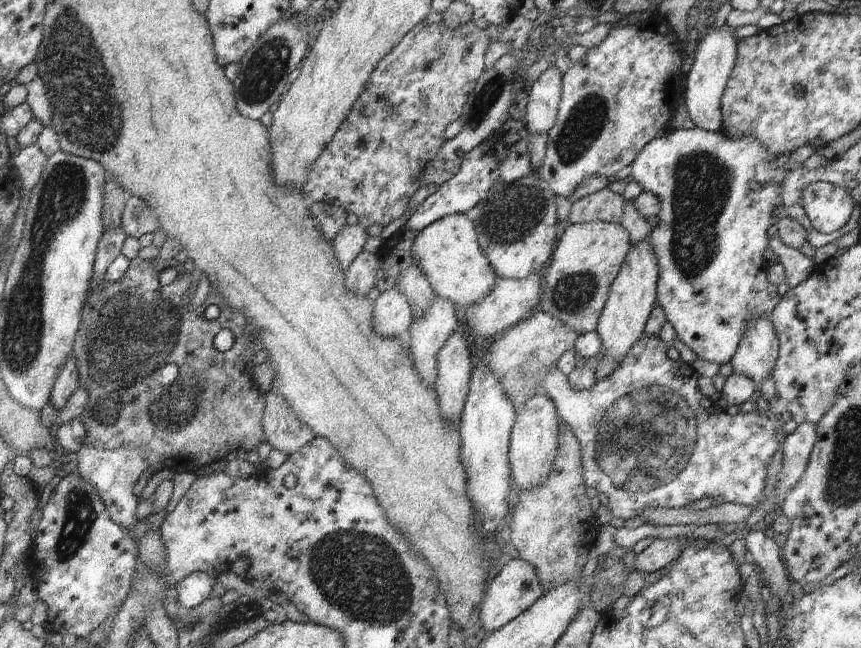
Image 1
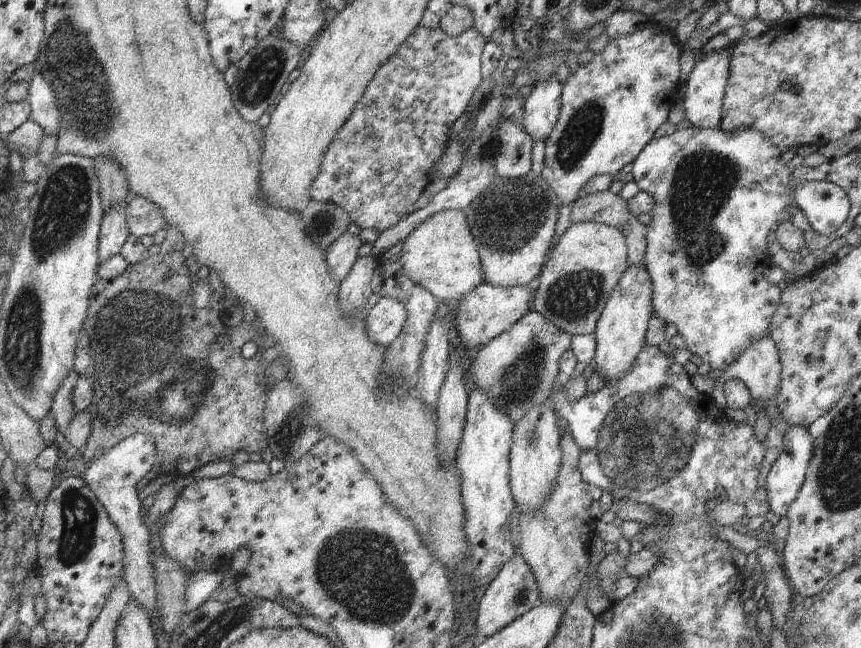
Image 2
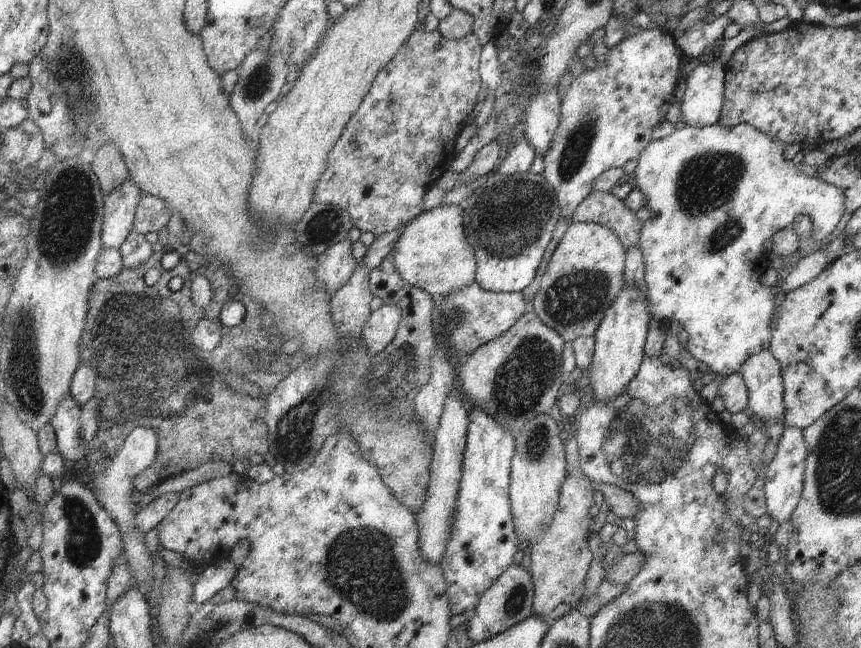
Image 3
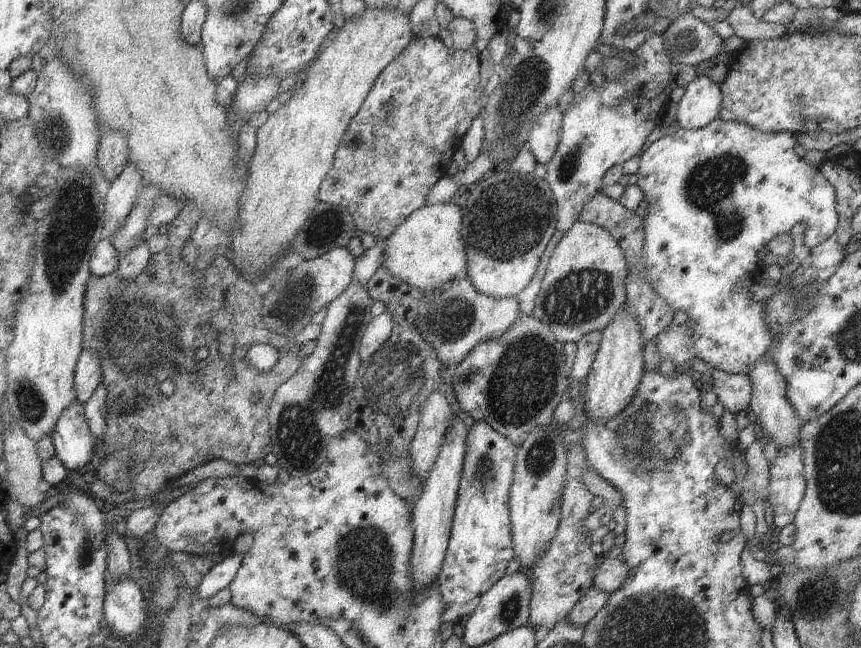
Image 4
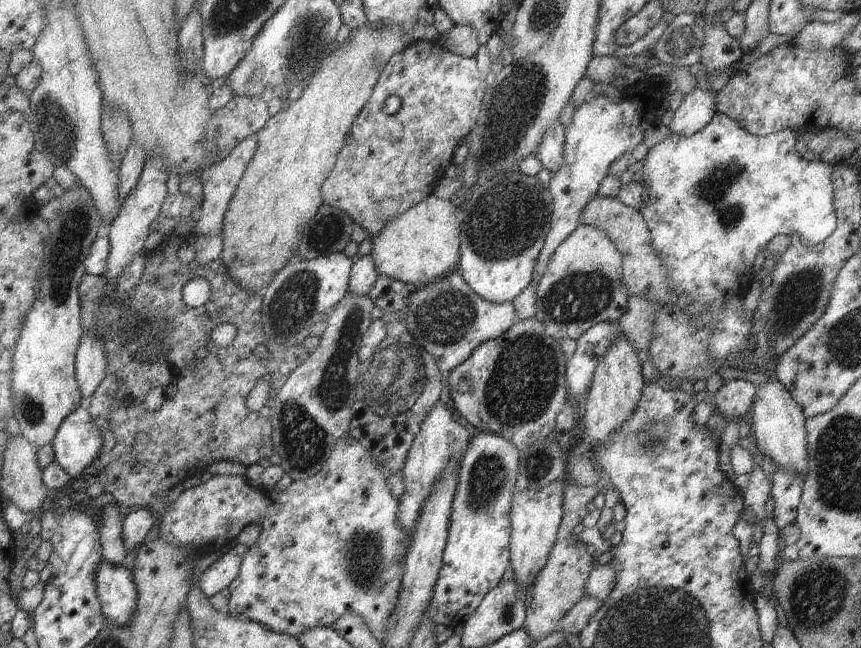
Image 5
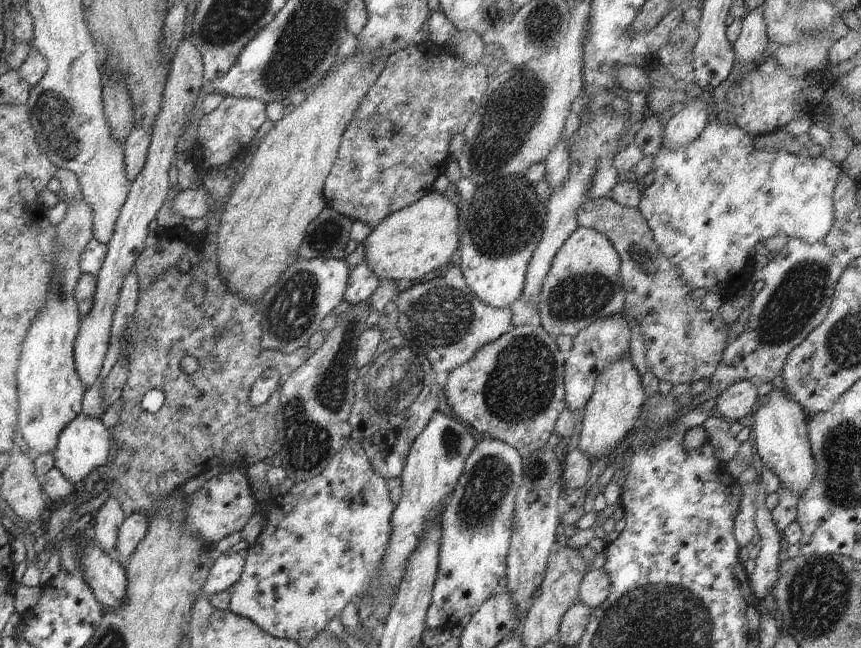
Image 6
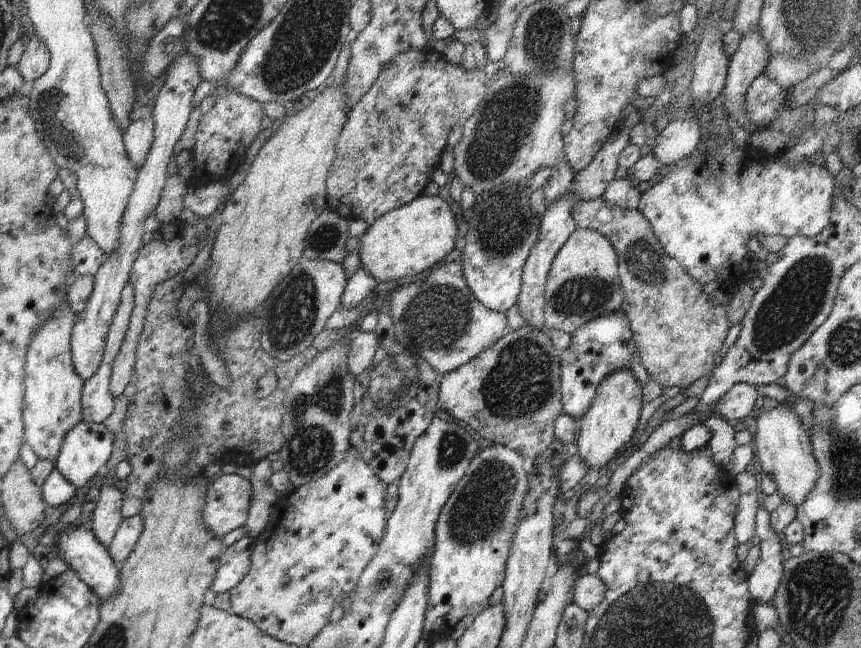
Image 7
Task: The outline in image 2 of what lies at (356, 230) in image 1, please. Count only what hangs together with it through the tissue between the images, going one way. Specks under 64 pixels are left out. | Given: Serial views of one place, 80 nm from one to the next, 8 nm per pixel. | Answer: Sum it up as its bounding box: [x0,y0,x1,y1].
[326,232,362,285]

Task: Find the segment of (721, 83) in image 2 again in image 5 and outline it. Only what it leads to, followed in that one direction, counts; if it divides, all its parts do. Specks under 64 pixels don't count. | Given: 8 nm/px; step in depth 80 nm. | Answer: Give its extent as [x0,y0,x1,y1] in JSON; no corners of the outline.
[668,87,717,137]

